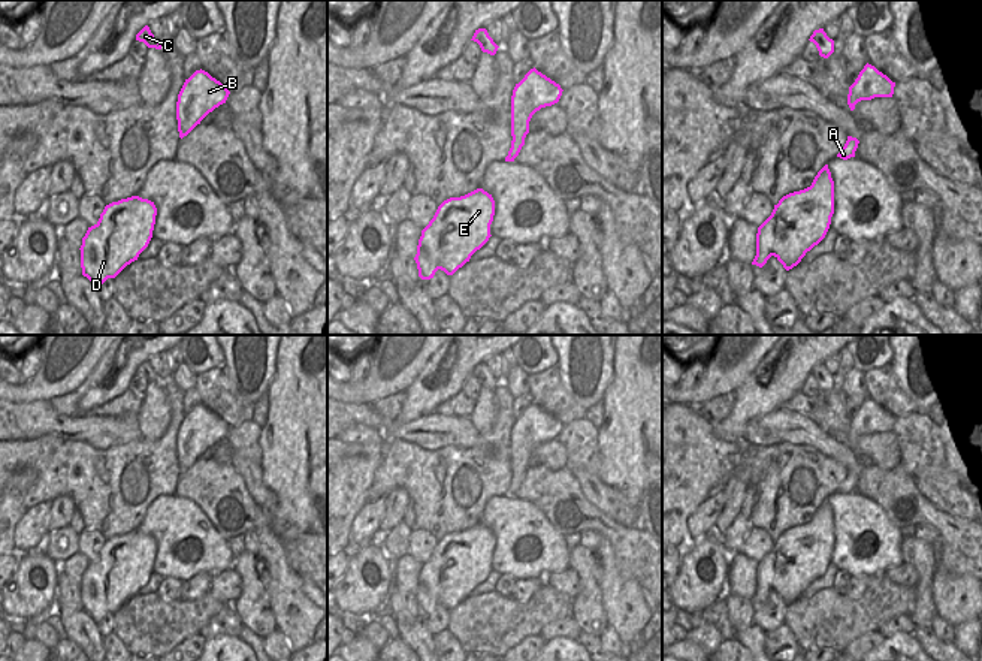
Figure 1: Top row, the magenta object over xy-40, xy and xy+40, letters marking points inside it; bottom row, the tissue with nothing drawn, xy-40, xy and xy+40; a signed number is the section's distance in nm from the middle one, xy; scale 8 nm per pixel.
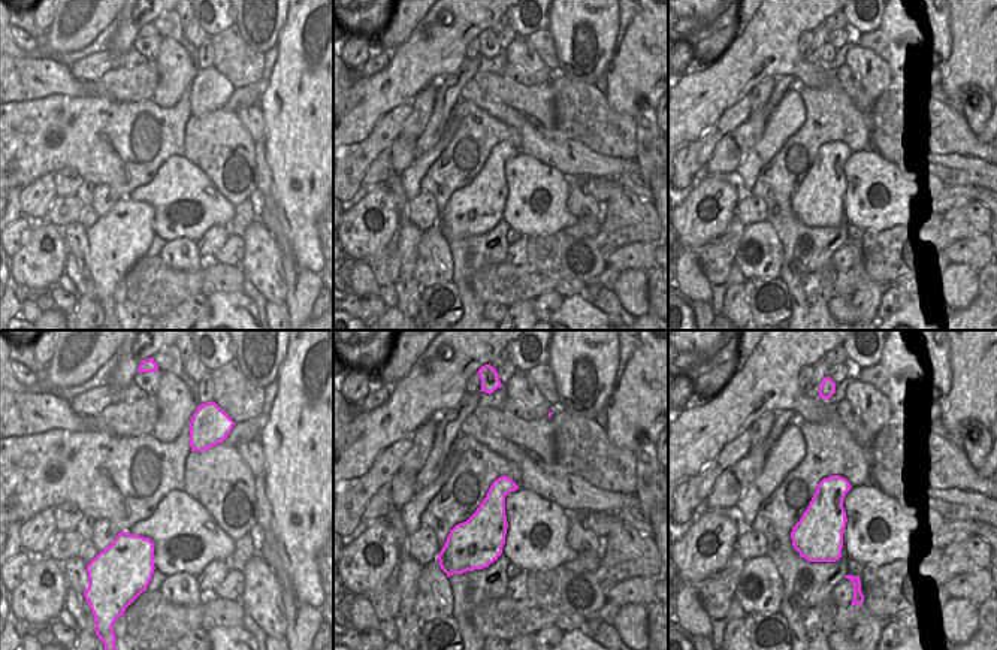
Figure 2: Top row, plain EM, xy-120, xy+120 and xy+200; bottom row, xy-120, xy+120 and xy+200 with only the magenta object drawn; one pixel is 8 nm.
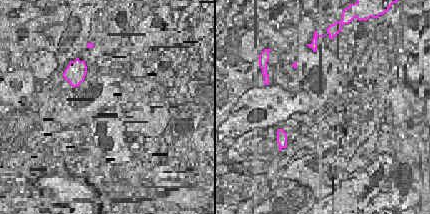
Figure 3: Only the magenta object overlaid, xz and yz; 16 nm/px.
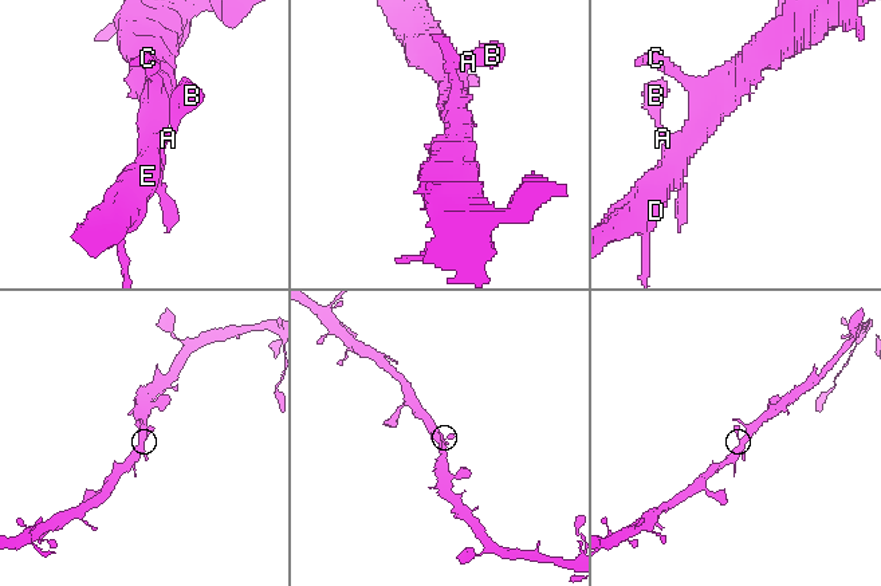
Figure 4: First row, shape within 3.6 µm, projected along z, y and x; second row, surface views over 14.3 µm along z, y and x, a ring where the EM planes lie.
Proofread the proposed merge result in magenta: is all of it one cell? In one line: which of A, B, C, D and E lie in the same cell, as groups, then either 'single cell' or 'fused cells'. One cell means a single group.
A B C D E | single cell

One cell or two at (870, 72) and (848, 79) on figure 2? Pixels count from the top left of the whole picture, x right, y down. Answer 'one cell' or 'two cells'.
two cells

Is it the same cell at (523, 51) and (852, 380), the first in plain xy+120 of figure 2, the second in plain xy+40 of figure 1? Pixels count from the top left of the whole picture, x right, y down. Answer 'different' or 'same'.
same

